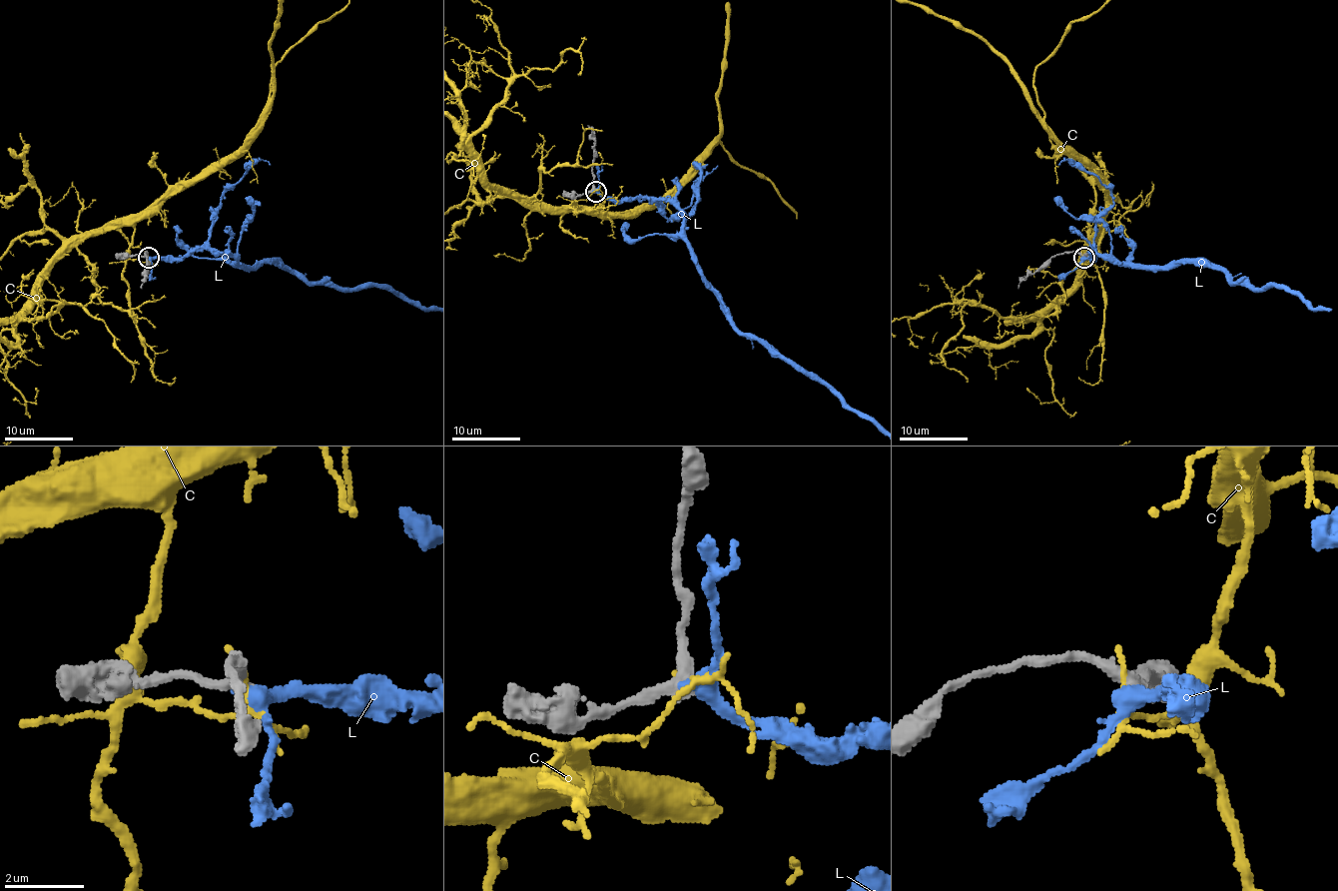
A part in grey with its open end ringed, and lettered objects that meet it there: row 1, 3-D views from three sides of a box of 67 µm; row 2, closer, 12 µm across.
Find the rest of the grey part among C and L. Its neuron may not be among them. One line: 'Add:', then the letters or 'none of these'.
Add: L

